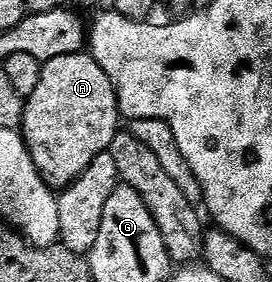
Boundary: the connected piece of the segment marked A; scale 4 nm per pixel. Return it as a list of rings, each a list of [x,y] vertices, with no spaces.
[[[88,52],[55,56],[55,60],[44,63],[41,67],[39,84],[35,92],[25,99],[25,115],[21,121],[20,133],[25,139],[31,160],[43,176],[43,180],[54,192],[60,192],[70,186],[81,173],[95,160],[95,156],[106,153],[119,133],[117,122],[122,121],[121,112],[117,108],[117,93],[103,68]]]

